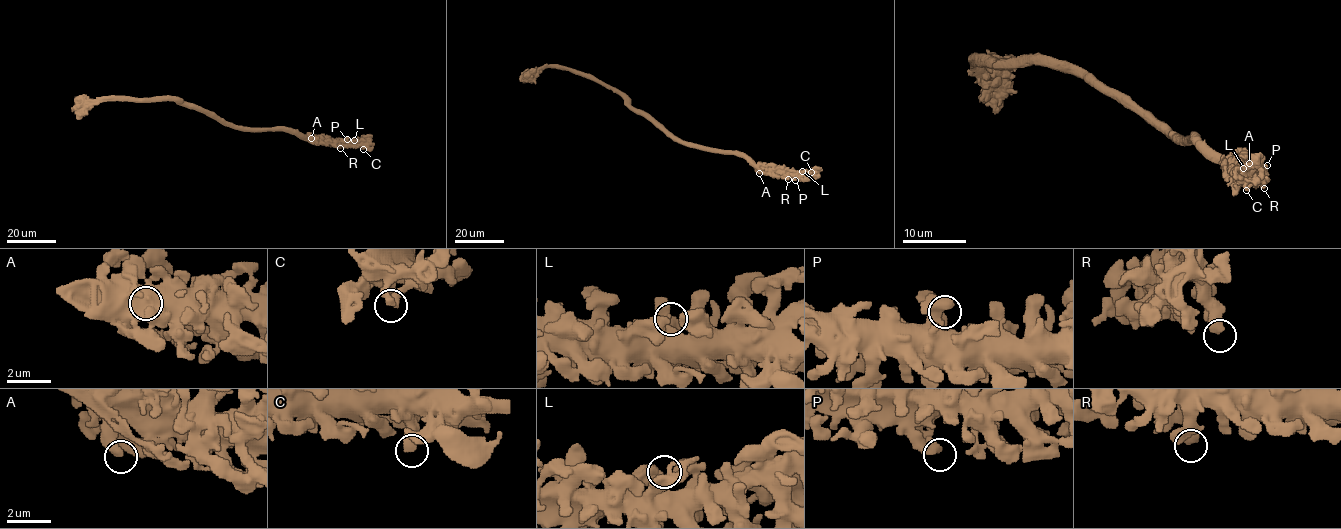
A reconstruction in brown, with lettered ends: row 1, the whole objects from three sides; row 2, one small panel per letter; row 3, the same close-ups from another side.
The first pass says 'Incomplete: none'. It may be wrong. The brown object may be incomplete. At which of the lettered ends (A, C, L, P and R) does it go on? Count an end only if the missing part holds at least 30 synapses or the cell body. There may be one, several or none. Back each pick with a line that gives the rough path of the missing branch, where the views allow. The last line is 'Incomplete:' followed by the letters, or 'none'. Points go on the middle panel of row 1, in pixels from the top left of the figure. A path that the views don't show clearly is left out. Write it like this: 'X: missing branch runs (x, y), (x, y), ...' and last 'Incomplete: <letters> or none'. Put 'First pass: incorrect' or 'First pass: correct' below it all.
Incomplete: none
First pass: correct

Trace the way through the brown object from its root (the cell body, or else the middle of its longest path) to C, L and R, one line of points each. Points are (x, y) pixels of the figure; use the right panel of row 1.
C: (1142, 113), (1174, 138), (1191, 138), (1199, 146), (1234, 163), (1249, 177), (1246, 190)
L: (1142, 113), (1174, 138), (1191, 138), (1248, 174), (1243, 168)
R: (1142, 113), (1174, 138), (1191, 138), (1229, 163), (1253, 169), (1264, 188)

